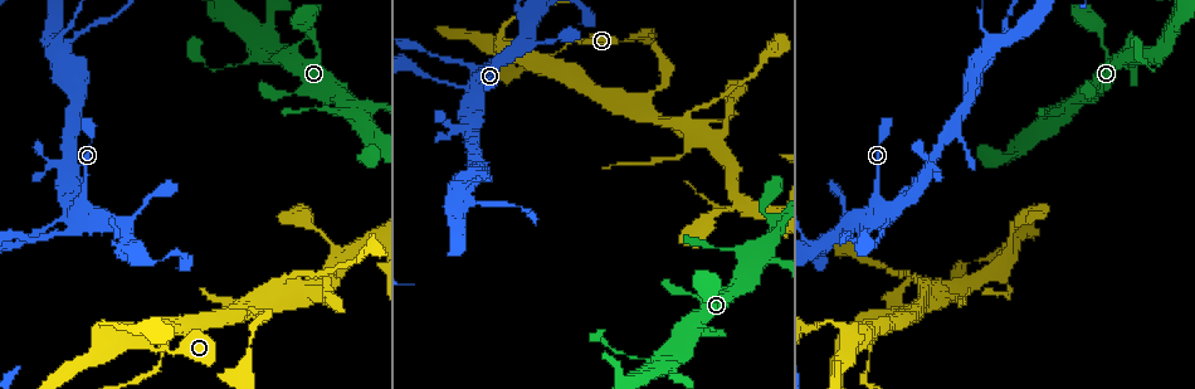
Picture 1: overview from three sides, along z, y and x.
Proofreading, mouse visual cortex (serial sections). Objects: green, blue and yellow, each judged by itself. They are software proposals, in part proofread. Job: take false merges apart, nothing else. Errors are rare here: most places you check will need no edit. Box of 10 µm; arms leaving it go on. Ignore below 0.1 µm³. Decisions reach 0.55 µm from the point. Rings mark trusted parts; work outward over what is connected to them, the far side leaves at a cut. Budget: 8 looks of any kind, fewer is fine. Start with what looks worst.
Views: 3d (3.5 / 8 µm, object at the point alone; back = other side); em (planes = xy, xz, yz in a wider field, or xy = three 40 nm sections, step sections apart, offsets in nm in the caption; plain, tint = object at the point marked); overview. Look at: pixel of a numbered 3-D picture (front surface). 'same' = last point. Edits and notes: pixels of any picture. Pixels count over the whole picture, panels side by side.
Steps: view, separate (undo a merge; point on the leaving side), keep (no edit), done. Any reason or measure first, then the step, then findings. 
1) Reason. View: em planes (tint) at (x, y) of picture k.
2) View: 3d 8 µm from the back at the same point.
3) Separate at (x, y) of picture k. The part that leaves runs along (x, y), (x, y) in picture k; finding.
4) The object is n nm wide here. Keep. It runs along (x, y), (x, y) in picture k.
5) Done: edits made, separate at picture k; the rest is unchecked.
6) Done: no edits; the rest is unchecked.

Narrows sharply. View: 3d 8 µm at (548, 63) of picture 1.

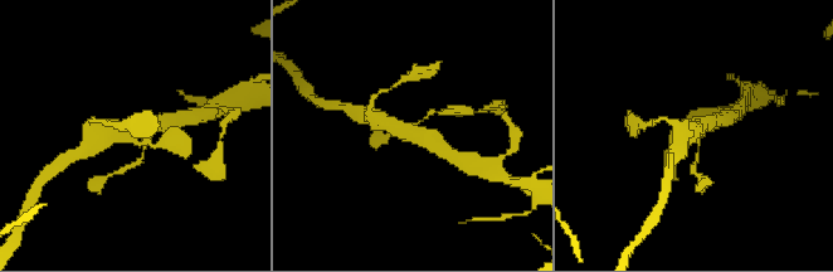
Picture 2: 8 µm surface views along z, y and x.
4 arms meet here; the arms are 100, 150, 500, 500 nm wide; need the tissue. View: em xy step 2 (tint) at the same point.

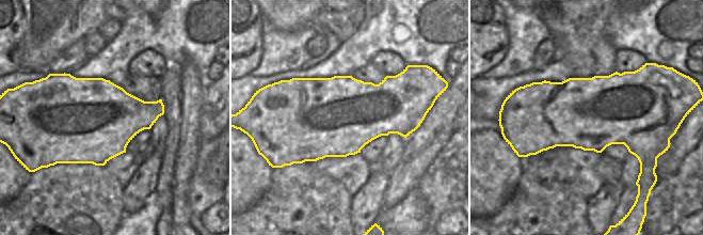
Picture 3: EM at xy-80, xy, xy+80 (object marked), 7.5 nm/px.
The object is 600 nm wide here. Keep. It runs along (675, 146), (712, 124) in picture 2; one cell here.

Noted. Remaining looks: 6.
Small branch off a trunk. View: 3d 8 µm at (889, 215) of picture 1.

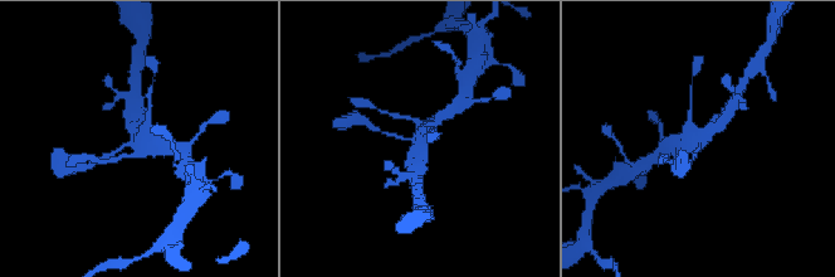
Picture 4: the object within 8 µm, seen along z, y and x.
View: 3d 3.5 µm at the same point.

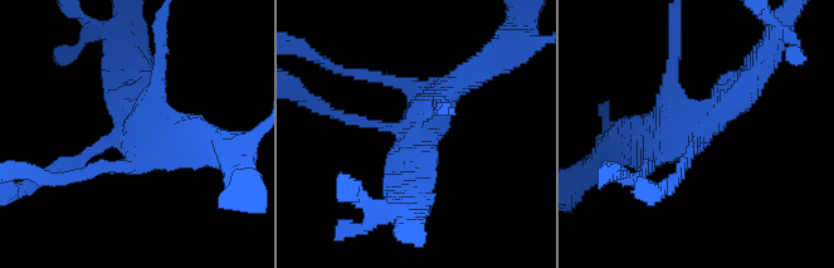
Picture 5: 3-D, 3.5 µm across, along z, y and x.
4 arms meet here; the arms are 150, 150, 200, 400 nm wide. View: em xy step 2 (tint) at (138, 135) of picture 5.

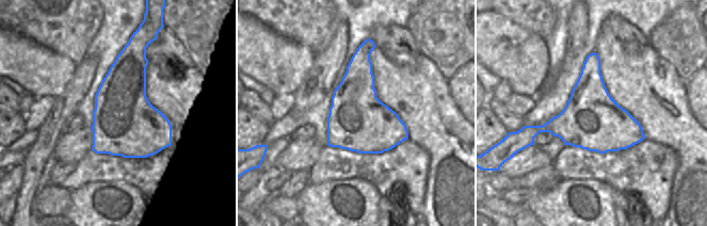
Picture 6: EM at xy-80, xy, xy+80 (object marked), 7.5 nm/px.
Keep. It runs along (438, 105), (419, 113), (406, 188) in picture 5; all the same cell.

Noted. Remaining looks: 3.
View: 3d 3.5 µm at (635, 107) of picture 1.

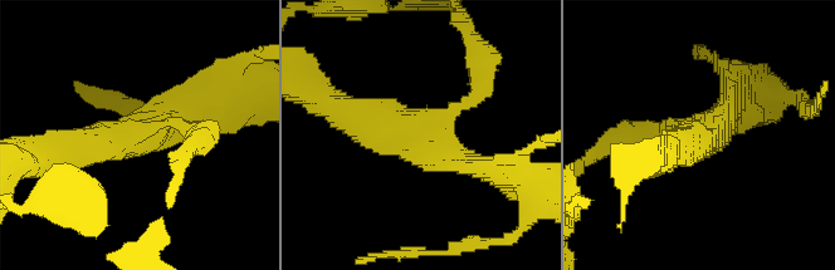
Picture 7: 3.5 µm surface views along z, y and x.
3 arms meet here; the arms are 200, 300, 450 nm wide; need the tissue. View: em xy step 5 (tint) at (141, 137) of picture 7.

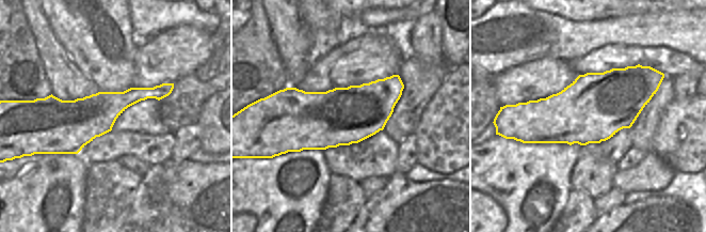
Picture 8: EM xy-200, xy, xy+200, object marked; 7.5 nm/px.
Keep. It runs along (350, 116), (408, 128), (492, 171) in picture 7; continuous, no second cell.

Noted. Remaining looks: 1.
Done: no edits; the rest is unchecked.

